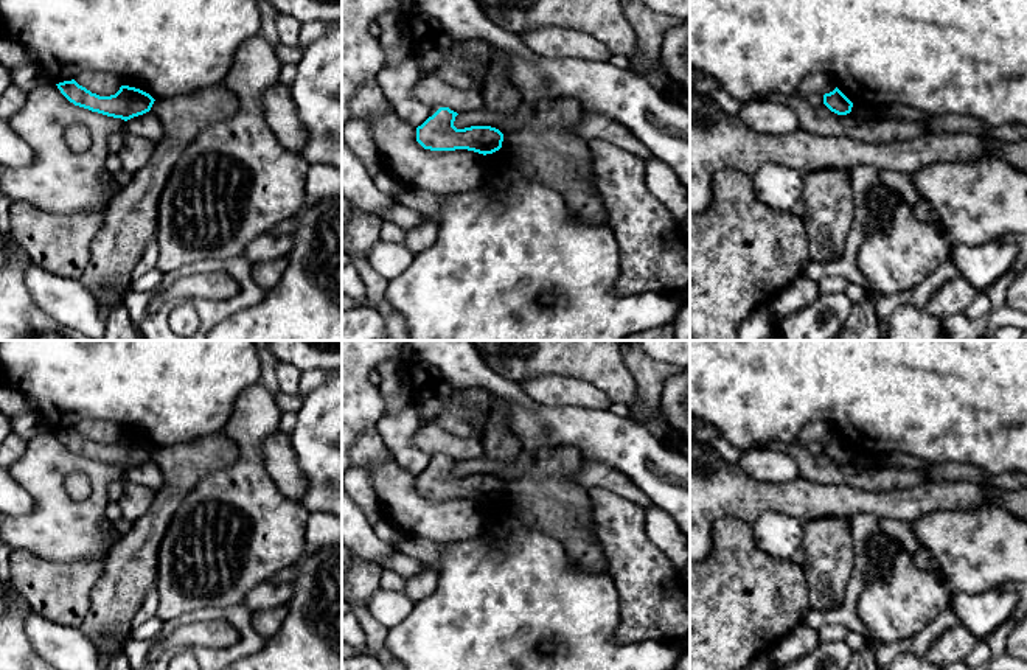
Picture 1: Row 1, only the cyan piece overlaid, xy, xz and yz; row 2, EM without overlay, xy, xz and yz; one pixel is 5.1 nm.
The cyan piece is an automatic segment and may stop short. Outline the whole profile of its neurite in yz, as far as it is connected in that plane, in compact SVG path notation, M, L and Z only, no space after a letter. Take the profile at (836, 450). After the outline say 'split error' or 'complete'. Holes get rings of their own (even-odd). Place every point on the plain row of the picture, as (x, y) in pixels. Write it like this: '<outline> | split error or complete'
M837 435L823 443L823 452L837 463L847 463L853 455L853 451Z | complete

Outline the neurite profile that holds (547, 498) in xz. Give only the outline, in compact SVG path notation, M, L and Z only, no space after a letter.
M561 446L536 459L530 473L503 482L502 496L528 525L559 539L569 564L581 572L609 572L609 561L590 521L590 502L583 497L573 476L583 455Z

